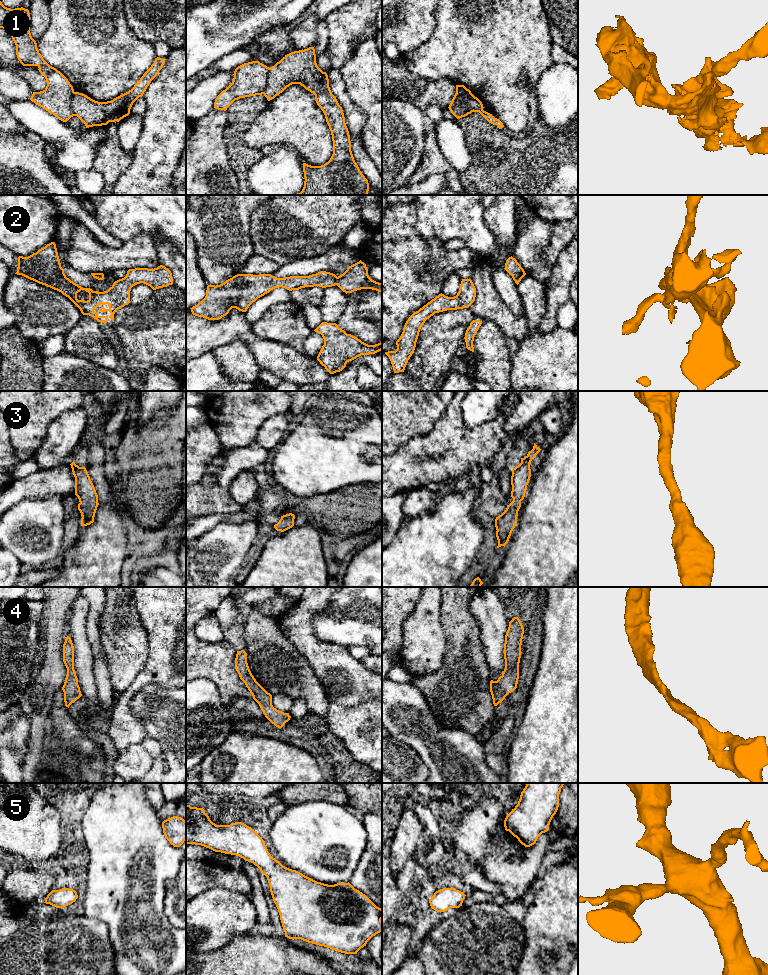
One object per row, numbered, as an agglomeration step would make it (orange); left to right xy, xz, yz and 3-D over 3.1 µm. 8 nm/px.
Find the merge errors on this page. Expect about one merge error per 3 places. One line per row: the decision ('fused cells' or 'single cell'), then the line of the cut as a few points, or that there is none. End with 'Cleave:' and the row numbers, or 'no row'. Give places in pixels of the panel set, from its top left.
1: fused cells; cut in yz along (466, 96), (461, 105), (467, 106), (472, 111)
2: single cell; no cut
3: single cell; no cut
4: single cell; no cut
5: single cell; no cut
Cleave: 1

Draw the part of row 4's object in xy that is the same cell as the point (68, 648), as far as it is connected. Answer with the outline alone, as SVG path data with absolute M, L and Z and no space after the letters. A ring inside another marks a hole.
M69 636L66 637L63 644L63 662L67 668L67 675L62 690L65 706L69 708L72 703L82 696L74 670L74 646Z

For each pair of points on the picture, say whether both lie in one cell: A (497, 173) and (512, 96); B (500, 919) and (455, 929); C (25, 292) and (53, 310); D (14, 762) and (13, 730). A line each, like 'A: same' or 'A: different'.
A: different
B: same
C: same
D: same

